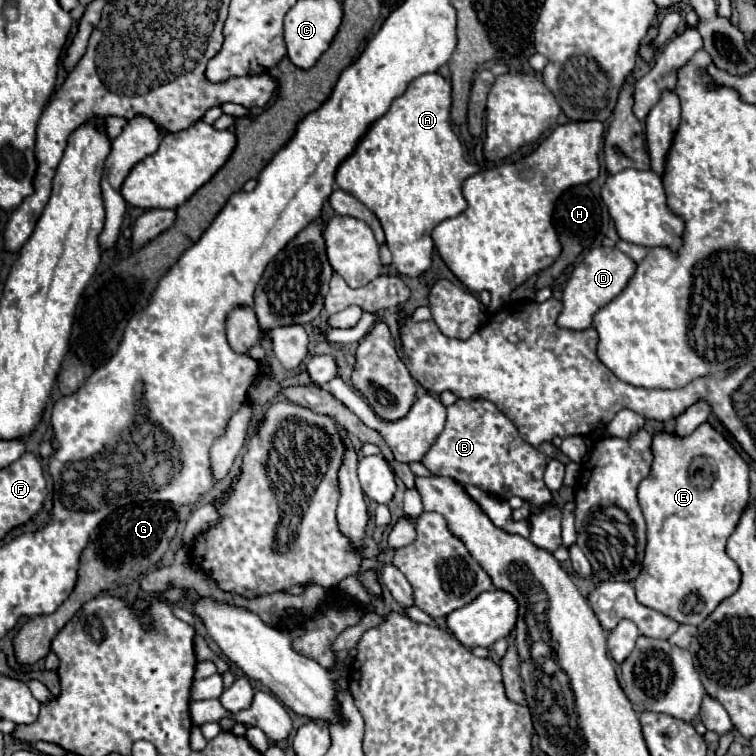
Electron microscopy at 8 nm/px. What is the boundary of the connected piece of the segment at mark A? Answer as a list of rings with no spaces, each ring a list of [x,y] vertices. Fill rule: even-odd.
[[[438,72],[422,74],[420,78],[412,80],[406,92],[392,102],[388,112],[368,128],[368,132],[360,138],[356,150],[336,170],[338,188],[358,198],[378,216],[386,234],[386,244],[392,252],[392,264],[400,274],[406,276],[418,276],[430,268],[430,254],[434,248],[430,232],[436,224],[448,216],[458,216],[466,208],[466,200],[462,196],[462,180],[476,172],[468,162],[464,162],[462,144],[450,128],[450,104],[450,82]]]

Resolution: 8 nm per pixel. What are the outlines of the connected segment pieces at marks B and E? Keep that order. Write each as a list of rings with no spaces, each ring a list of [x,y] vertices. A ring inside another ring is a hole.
[[[456,400],[448,406],[446,428],[430,452],[422,458],[422,464],[436,476],[474,484],[502,500],[512,496],[530,500],[534,504],[532,512],[552,500],[550,490],[544,486],[544,468],[548,458],[532,448],[520,436],[512,420],[508,420],[508,416],[504,416],[496,404],[488,400]]]
[[[700,424],[688,436],[676,436],[672,432],[656,432],[652,438],[652,466],[650,474],[638,486],[638,502],[646,518],[646,556],[642,560],[640,576],[632,582],[640,604],[654,608],[680,624],[702,624],[714,608],[734,594],[740,586],[740,570],[736,562],[726,554],[724,546],[734,532],[744,506],[750,500],[748,464],[734,450],[734,446],[710,424]],[[730,504],[732,512],[724,514],[722,508]]]

